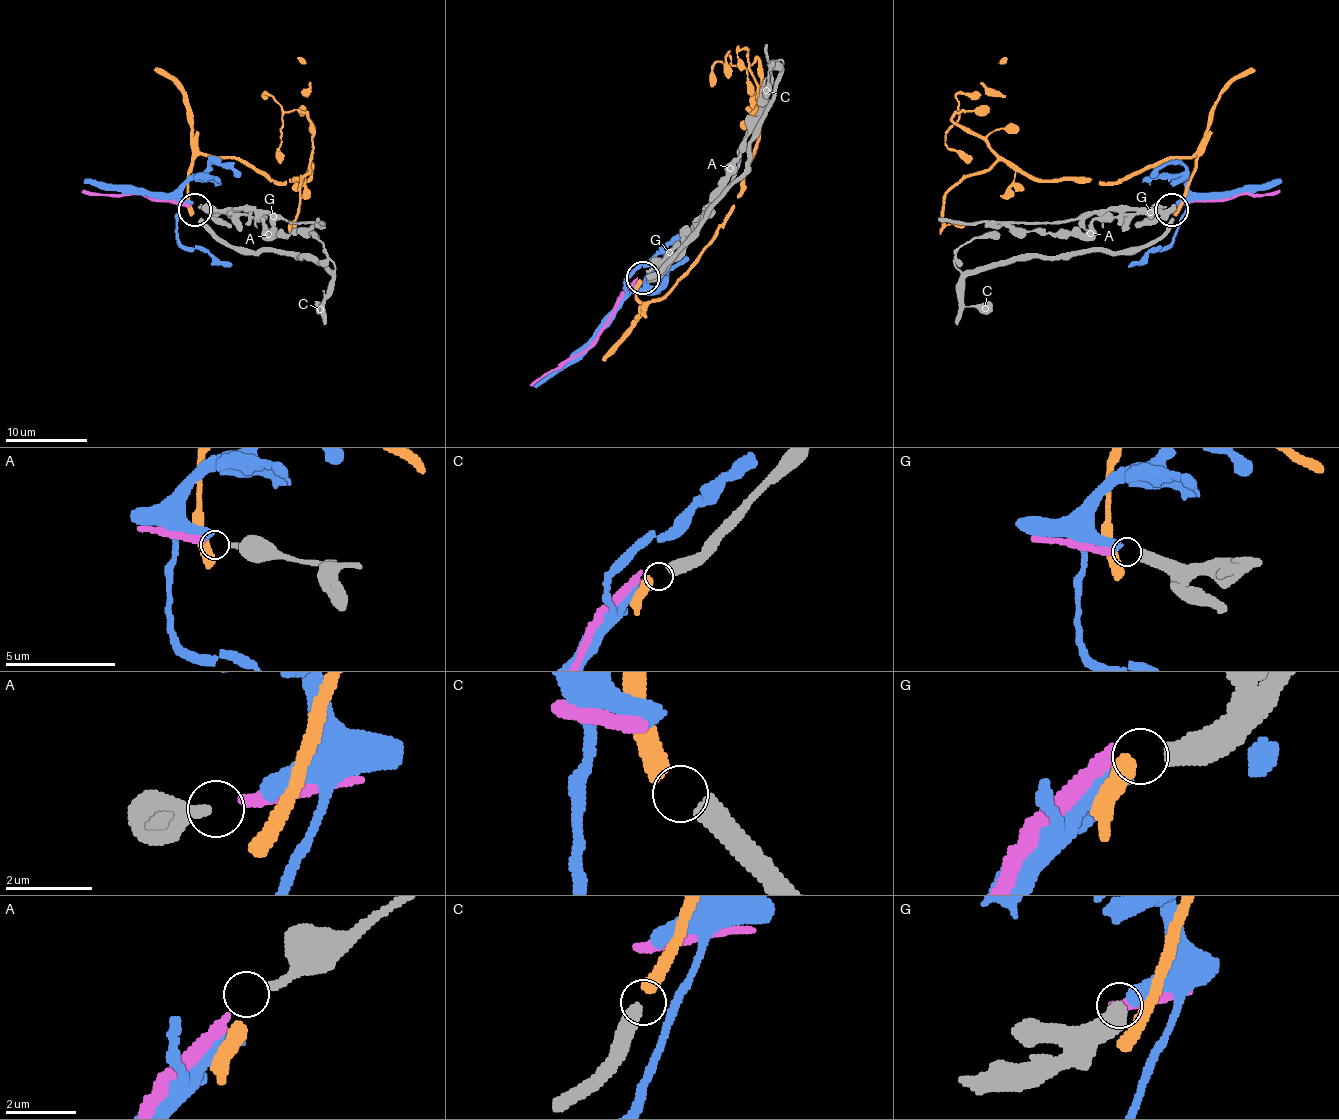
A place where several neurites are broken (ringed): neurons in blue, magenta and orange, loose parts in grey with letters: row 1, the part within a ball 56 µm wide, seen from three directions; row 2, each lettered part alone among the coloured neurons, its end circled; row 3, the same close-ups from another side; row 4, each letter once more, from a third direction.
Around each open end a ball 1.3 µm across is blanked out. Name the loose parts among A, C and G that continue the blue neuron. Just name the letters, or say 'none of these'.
G

